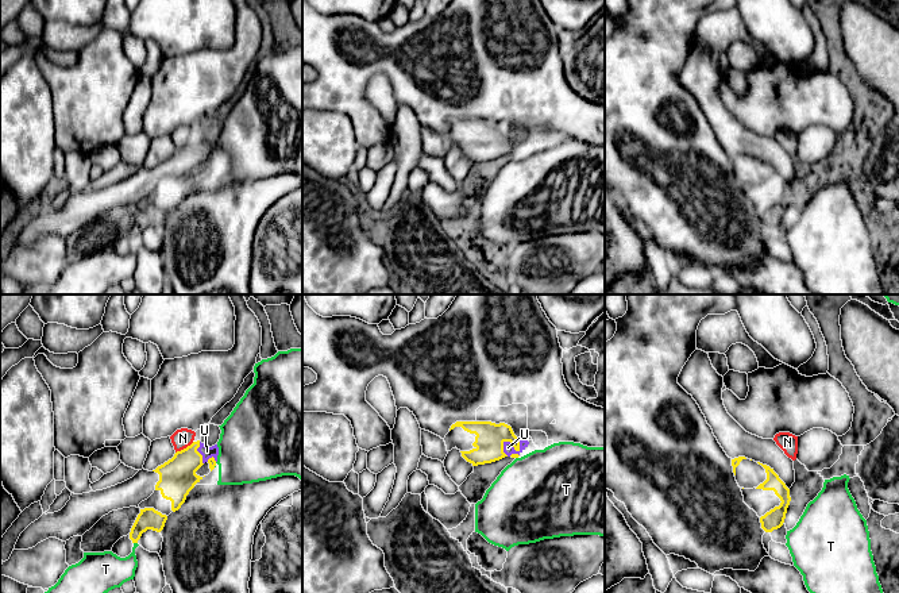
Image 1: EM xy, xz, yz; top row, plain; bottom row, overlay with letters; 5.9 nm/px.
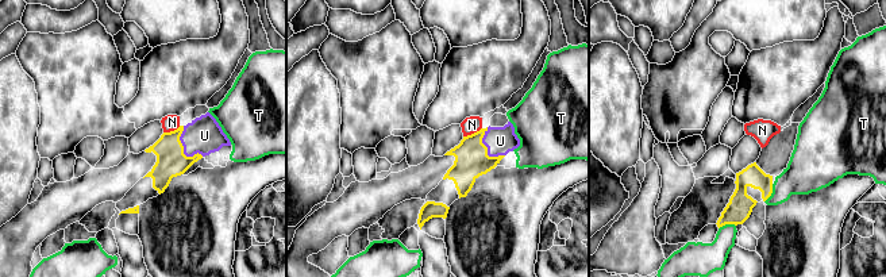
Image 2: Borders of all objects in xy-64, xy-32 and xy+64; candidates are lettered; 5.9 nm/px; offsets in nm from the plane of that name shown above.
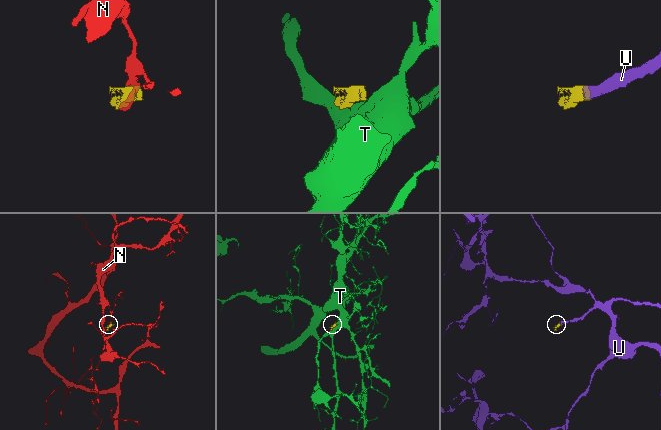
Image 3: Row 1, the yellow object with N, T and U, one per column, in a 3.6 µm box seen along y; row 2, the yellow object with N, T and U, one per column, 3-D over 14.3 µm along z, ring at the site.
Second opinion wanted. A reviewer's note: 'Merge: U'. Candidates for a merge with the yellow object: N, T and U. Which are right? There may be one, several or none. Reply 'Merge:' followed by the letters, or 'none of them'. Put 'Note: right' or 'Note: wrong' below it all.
Merge: U
Note: right

